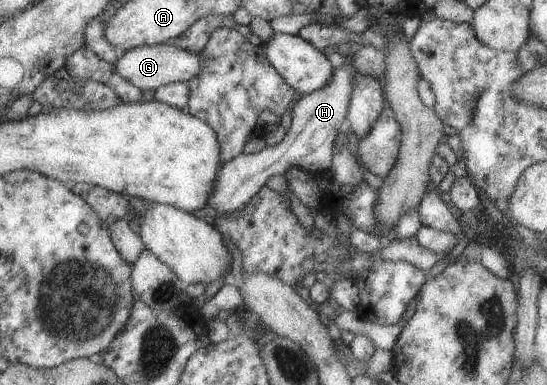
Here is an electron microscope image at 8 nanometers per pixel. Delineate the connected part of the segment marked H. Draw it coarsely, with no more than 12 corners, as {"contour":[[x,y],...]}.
{"contour":[[355,67],[300,96],[278,144],[220,165],[216,212],[246,205],[270,175],[330,169]]}

